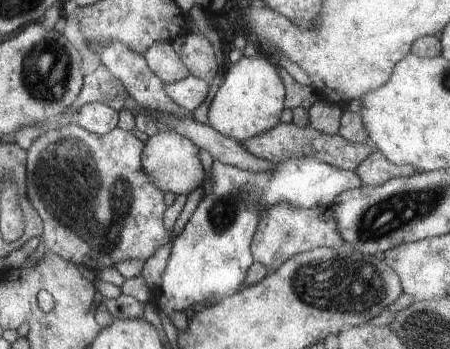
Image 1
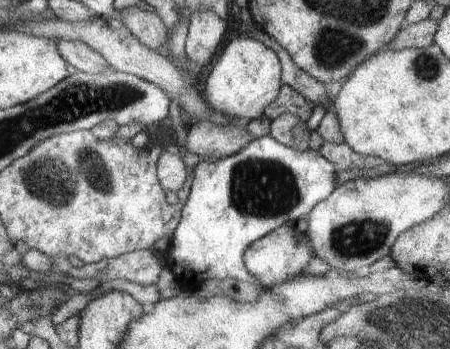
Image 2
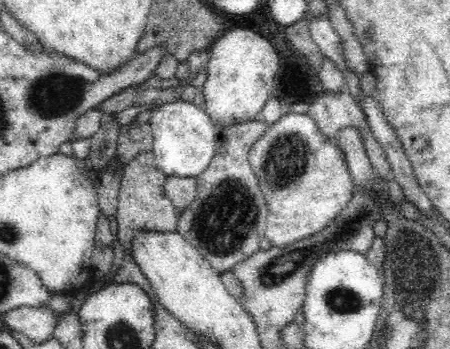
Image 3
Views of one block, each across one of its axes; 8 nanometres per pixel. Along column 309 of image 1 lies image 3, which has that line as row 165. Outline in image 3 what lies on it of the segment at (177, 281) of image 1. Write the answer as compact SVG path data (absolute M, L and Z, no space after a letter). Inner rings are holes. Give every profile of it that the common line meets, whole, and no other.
M180 100L156 108L150 128L158 168L164 172L166 178L198 178L216 154L218 132L212 128L210 118L204 114L204 110L198 110L190 102Z

